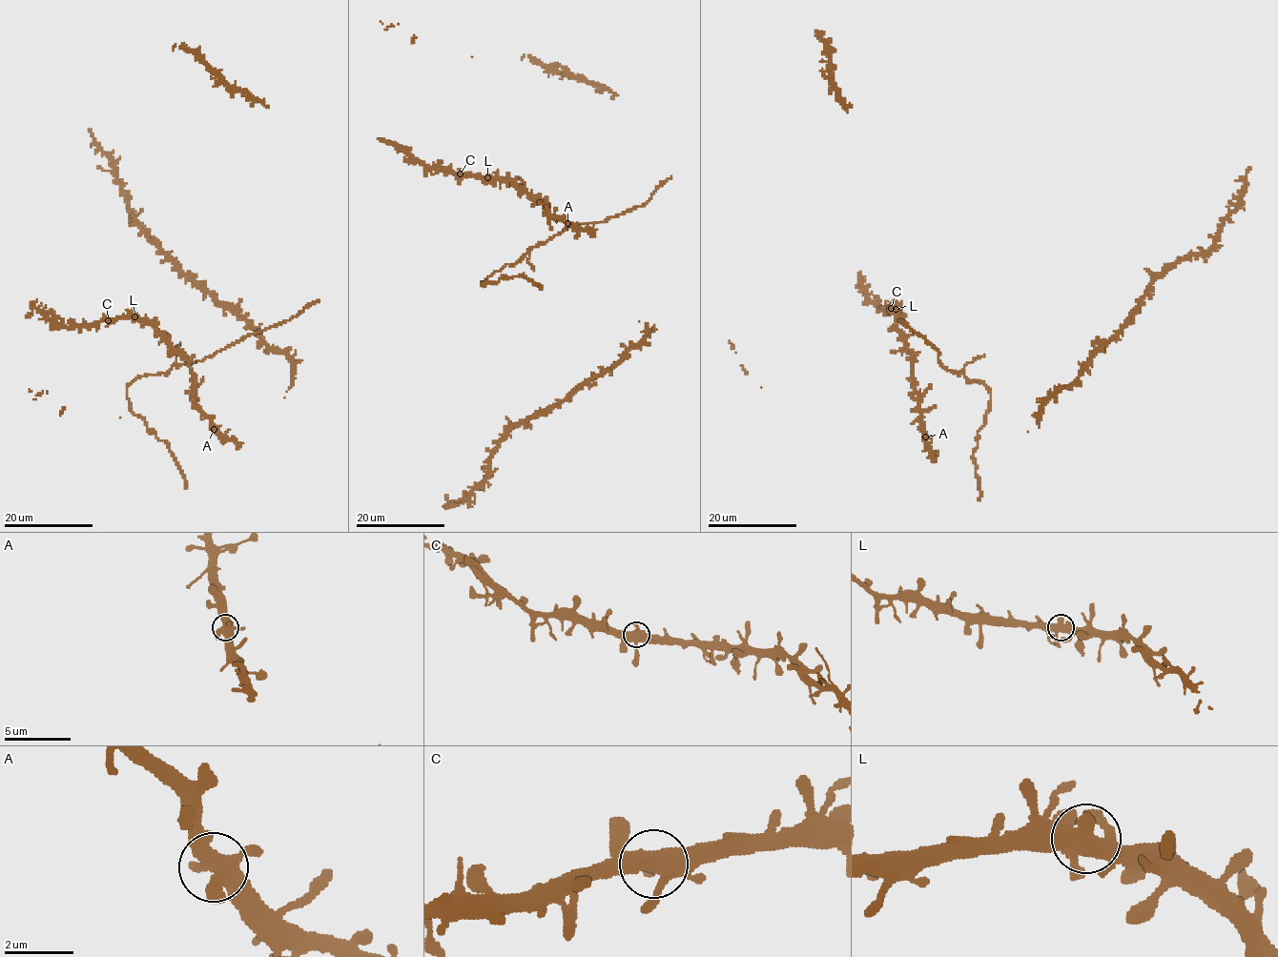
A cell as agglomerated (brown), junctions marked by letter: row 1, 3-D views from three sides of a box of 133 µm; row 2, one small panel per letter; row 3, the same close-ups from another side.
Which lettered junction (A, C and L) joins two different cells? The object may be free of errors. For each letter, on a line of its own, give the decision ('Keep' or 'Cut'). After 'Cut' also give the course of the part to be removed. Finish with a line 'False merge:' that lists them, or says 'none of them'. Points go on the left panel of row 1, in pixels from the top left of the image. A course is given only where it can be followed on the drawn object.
A: Keep
C: Keep
L: Keep
False merge: none of them

